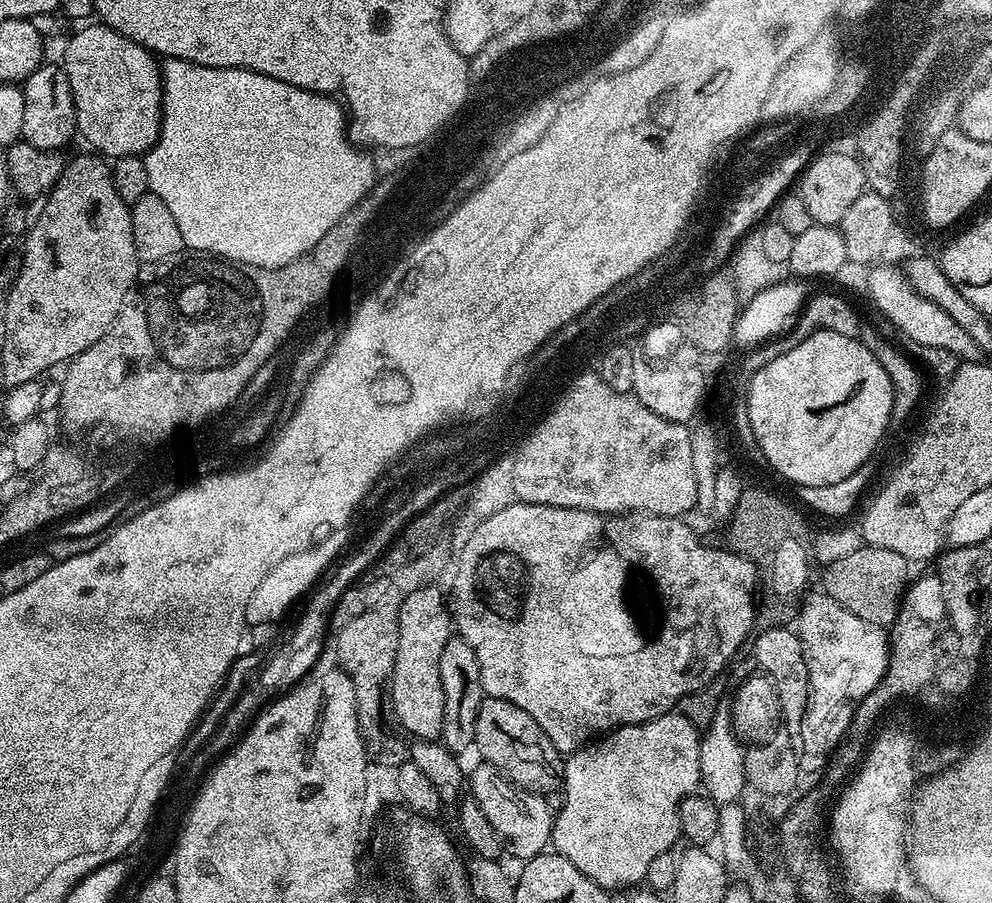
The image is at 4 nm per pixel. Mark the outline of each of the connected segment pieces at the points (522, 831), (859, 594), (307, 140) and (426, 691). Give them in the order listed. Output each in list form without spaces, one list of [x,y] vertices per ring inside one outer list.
[[[480,762],[477,765],[477,768],[470,772],[470,796],[478,802],[482,814],[486,814],[490,826],[494,826],[494,830],[500,835],[503,847],[507,851],[509,848],[520,862],[539,856],[549,847],[552,839],[554,812],[553,809],[548,809],[548,804],[544,801],[547,799],[543,795],[525,792],[523,788],[516,787],[492,764]]]
[[[862,544],[858,550],[823,569],[822,590],[834,598],[834,602],[846,606],[850,614],[858,614],[858,618],[887,629],[896,621],[896,615],[906,599],[910,568],[910,562],[904,555],[897,554],[894,550]]]
[[[165,59],[162,64],[164,81],[164,110],[160,113],[160,136],[142,159],[146,166],[148,191],[152,192],[174,214],[178,230],[182,230],[185,245],[193,253],[223,258],[237,264],[252,264],[254,267],[280,268],[306,255],[312,247],[334,226],[348,210],[374,187],[378,171],[372,165],[371,155],[365,154],[348,139],[346,131],[346,108],[339,99],[323,96],[298,86],[290,86],[278,78],[251,72],[245,68],[215,68],[185,60]]]
[[[422,584],[402,602],[402,610],[396,623],[396,661],[390,685],[390,708],[395,719],[400,719],[399,727],[409,737],[418,740],[435,740],[442,730],[442,674],[440,659],[442,646],[454,635],[454,625],[450,615],[450,604],[439,592],[436,584]]]

